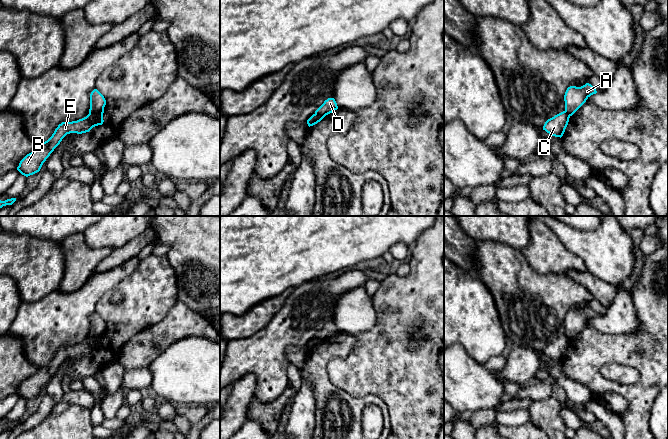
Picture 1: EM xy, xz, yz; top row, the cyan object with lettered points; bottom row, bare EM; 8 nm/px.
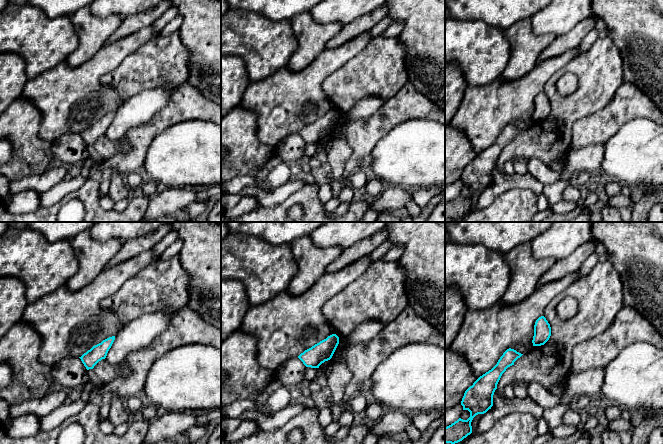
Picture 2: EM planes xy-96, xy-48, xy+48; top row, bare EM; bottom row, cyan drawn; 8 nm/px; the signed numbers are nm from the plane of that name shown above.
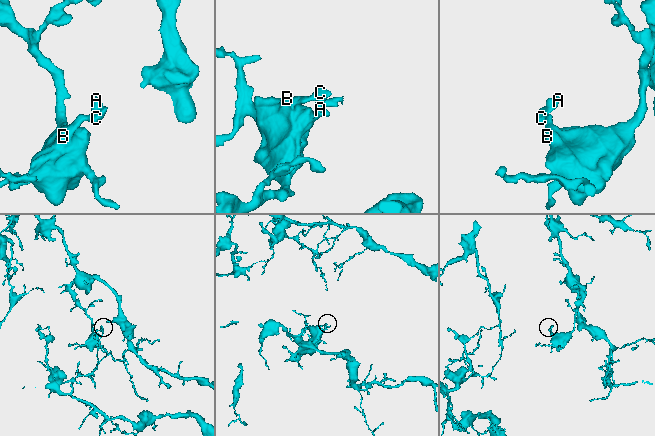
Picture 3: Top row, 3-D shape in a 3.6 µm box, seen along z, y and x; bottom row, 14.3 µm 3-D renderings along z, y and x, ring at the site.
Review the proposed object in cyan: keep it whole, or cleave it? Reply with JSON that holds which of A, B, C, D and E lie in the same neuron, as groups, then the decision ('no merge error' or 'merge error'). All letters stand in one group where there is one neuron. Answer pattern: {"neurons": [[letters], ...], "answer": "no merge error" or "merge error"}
{"neurons": [["A"], ["B", "C", "D", "E"]], "answer": "merge error"}

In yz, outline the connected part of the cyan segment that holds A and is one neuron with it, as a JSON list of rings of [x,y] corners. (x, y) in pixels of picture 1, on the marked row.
[[[589,83],[581,87],[568,87],[564,95],[565,112],[572,116],[591,95],[596,93],[596,89]]]

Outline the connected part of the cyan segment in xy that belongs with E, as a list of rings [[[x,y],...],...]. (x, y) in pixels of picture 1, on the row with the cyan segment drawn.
[[[104,109],[100,112],[88,114],[86,117],[77,121],[62,122],[47,141],[41,142],[34,151],[27,154],[20,161],[17,170],[26,177],[39,172],[43,163],[67,134],[86,133],[93,127],[102,125],[104,122],[103,113]]]

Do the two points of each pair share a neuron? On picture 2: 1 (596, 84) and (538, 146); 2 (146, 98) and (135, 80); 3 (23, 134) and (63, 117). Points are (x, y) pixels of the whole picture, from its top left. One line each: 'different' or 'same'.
1: same
2: different
3: different

